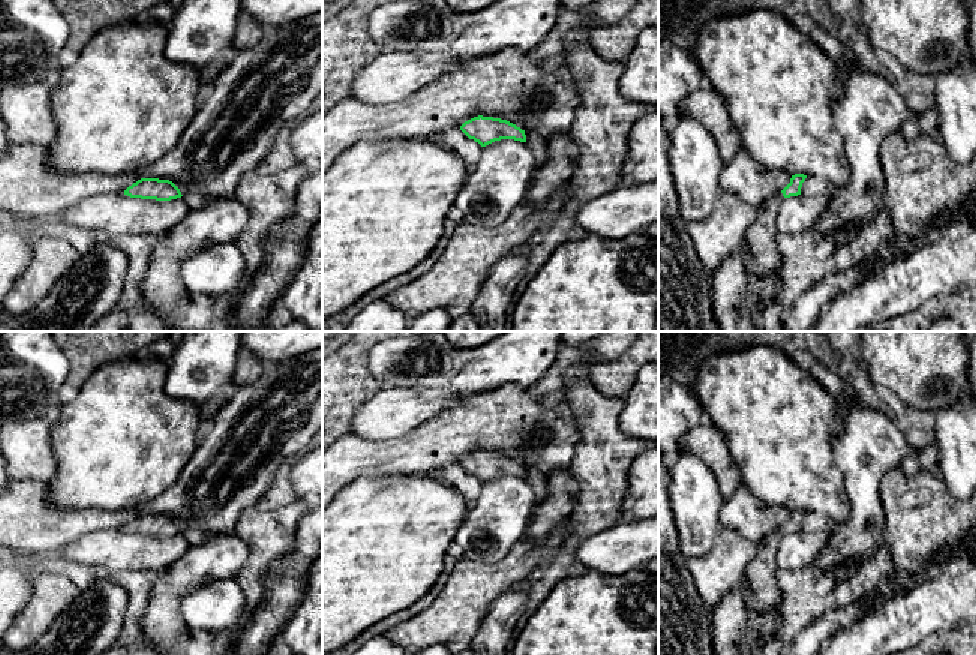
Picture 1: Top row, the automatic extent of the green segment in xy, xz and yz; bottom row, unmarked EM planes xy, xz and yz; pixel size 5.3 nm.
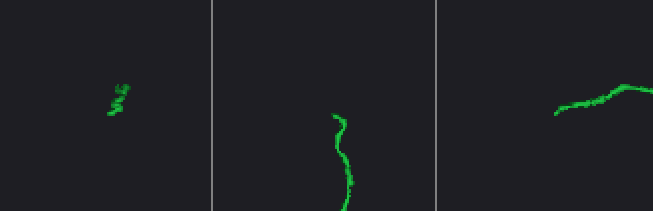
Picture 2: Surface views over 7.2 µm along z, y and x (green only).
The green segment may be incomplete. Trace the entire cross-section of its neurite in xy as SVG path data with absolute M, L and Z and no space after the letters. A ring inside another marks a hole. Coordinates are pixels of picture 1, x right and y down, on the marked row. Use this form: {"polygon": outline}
{"polygon": "M141 178L127 187L124 195L156 201L171 201L183 196L172 181L159 178Z"}

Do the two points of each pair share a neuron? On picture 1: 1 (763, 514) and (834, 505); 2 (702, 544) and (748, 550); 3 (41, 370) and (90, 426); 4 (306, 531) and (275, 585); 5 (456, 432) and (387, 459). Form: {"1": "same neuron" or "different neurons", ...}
{"1": "different neurons", "2": "different neurons", "3": "different neurons", "4": "same neuron", "5": "same neuron"}

